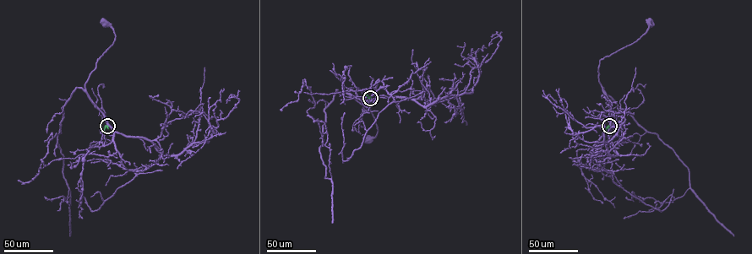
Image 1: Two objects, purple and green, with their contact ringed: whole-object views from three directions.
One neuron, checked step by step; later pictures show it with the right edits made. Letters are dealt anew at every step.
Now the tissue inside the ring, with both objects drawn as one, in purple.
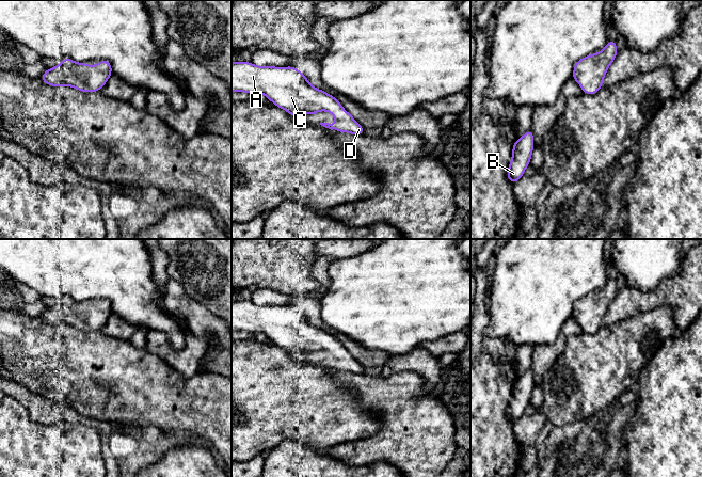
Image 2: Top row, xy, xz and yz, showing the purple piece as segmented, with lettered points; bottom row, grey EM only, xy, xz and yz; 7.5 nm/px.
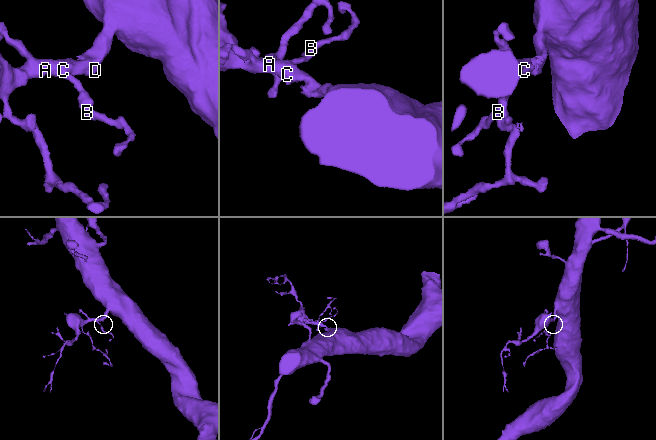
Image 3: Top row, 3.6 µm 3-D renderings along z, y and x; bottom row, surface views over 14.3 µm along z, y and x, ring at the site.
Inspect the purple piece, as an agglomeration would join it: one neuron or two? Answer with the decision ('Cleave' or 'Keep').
Keep

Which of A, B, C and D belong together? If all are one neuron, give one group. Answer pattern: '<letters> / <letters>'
A B C D

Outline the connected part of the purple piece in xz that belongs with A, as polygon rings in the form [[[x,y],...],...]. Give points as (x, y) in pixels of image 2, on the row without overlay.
[[[232,301],[233,331],[244,331],[253,334],[264,333],[273,344],[286,349],[293,356],[301,353],[314,355],[318,350],[328,350],[336,356],[335,362],[333,364],[320,362],[320,364],[331,369],[336,368],[338,371],[348,371],[355,375],[362,375],[365,369],[334,335],[313,325],[304,313],[294,305],[255,305],[252,301]]]

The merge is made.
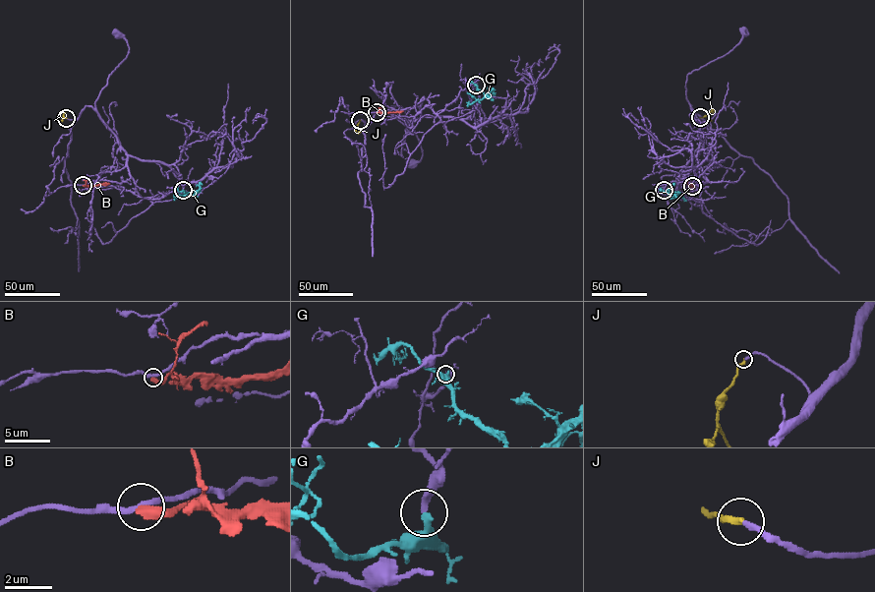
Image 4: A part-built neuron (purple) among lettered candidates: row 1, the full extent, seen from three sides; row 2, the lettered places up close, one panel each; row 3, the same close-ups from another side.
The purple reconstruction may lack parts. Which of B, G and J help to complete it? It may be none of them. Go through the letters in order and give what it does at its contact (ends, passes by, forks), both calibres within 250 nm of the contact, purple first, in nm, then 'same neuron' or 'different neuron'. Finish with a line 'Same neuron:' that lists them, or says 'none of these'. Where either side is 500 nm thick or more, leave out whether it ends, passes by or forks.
B: it ends there; 240 nm thick on the purple side, 320 nm on the other; different neuron
G: it ends there; 280 nm thick on the purple side, 260 nm on the other; different neuron
J: it ends there; 220 nm thick on the purple side, 260 nm on the other; same neuron
Same neuron: J

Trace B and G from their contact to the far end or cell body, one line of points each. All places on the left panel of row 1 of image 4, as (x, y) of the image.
B: (83, 185), (109, 184)
G: (183, 190), (191, 193), (176, 196)

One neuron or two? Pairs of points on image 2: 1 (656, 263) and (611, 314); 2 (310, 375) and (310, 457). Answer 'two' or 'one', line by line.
1: two
2: two

